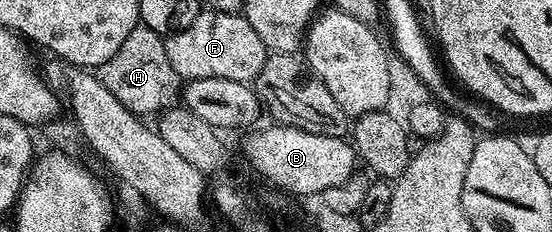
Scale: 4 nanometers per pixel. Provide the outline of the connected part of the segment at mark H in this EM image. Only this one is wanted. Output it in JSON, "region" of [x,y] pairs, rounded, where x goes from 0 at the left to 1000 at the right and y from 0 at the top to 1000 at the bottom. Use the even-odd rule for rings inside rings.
{"region":[[[254,99],[241,125],[239,142],[234,142],[232,159],[226,159],[226,181],[212,211],[212,228],[197,263],[185,272],[176,297],[176,319],[183,358],[190,366],[190,384],[196,384],[197,401],[212,422],[212,435],[246,496],[268,504],[266,496],[274,487],[281,496],[304,470],[304,461],[315,457],[326,422],[328,345],[324,323],[308,293],[297,155]]]}

